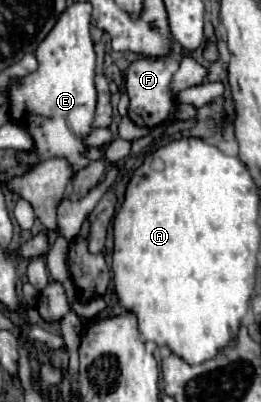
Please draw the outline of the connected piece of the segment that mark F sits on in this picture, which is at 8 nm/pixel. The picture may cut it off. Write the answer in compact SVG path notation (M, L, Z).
M139 58L135 60L125 78L125 90L129 94L129 118L143 128L155 128L169 118L175 118L175 94L171 92L171 78L177 72L177 60L153 60Z

